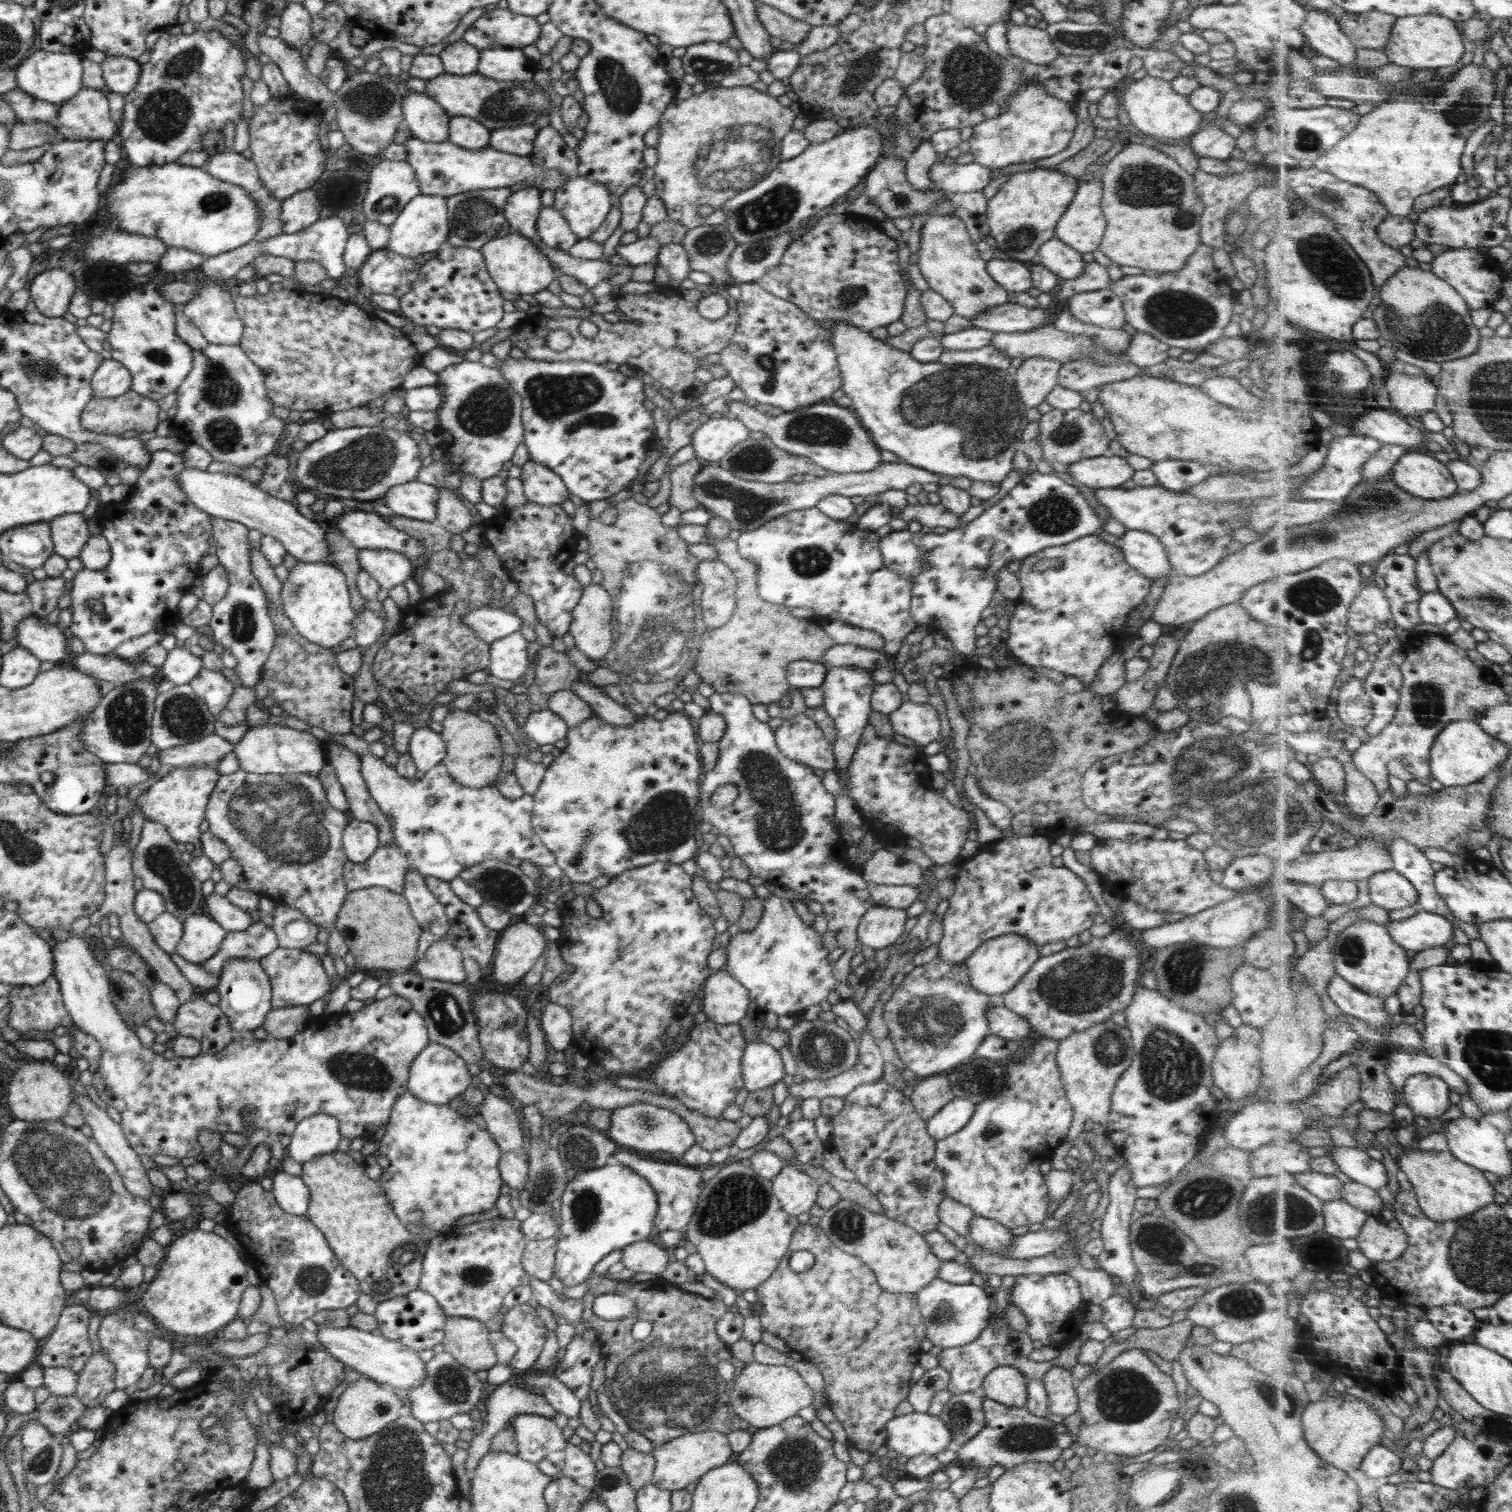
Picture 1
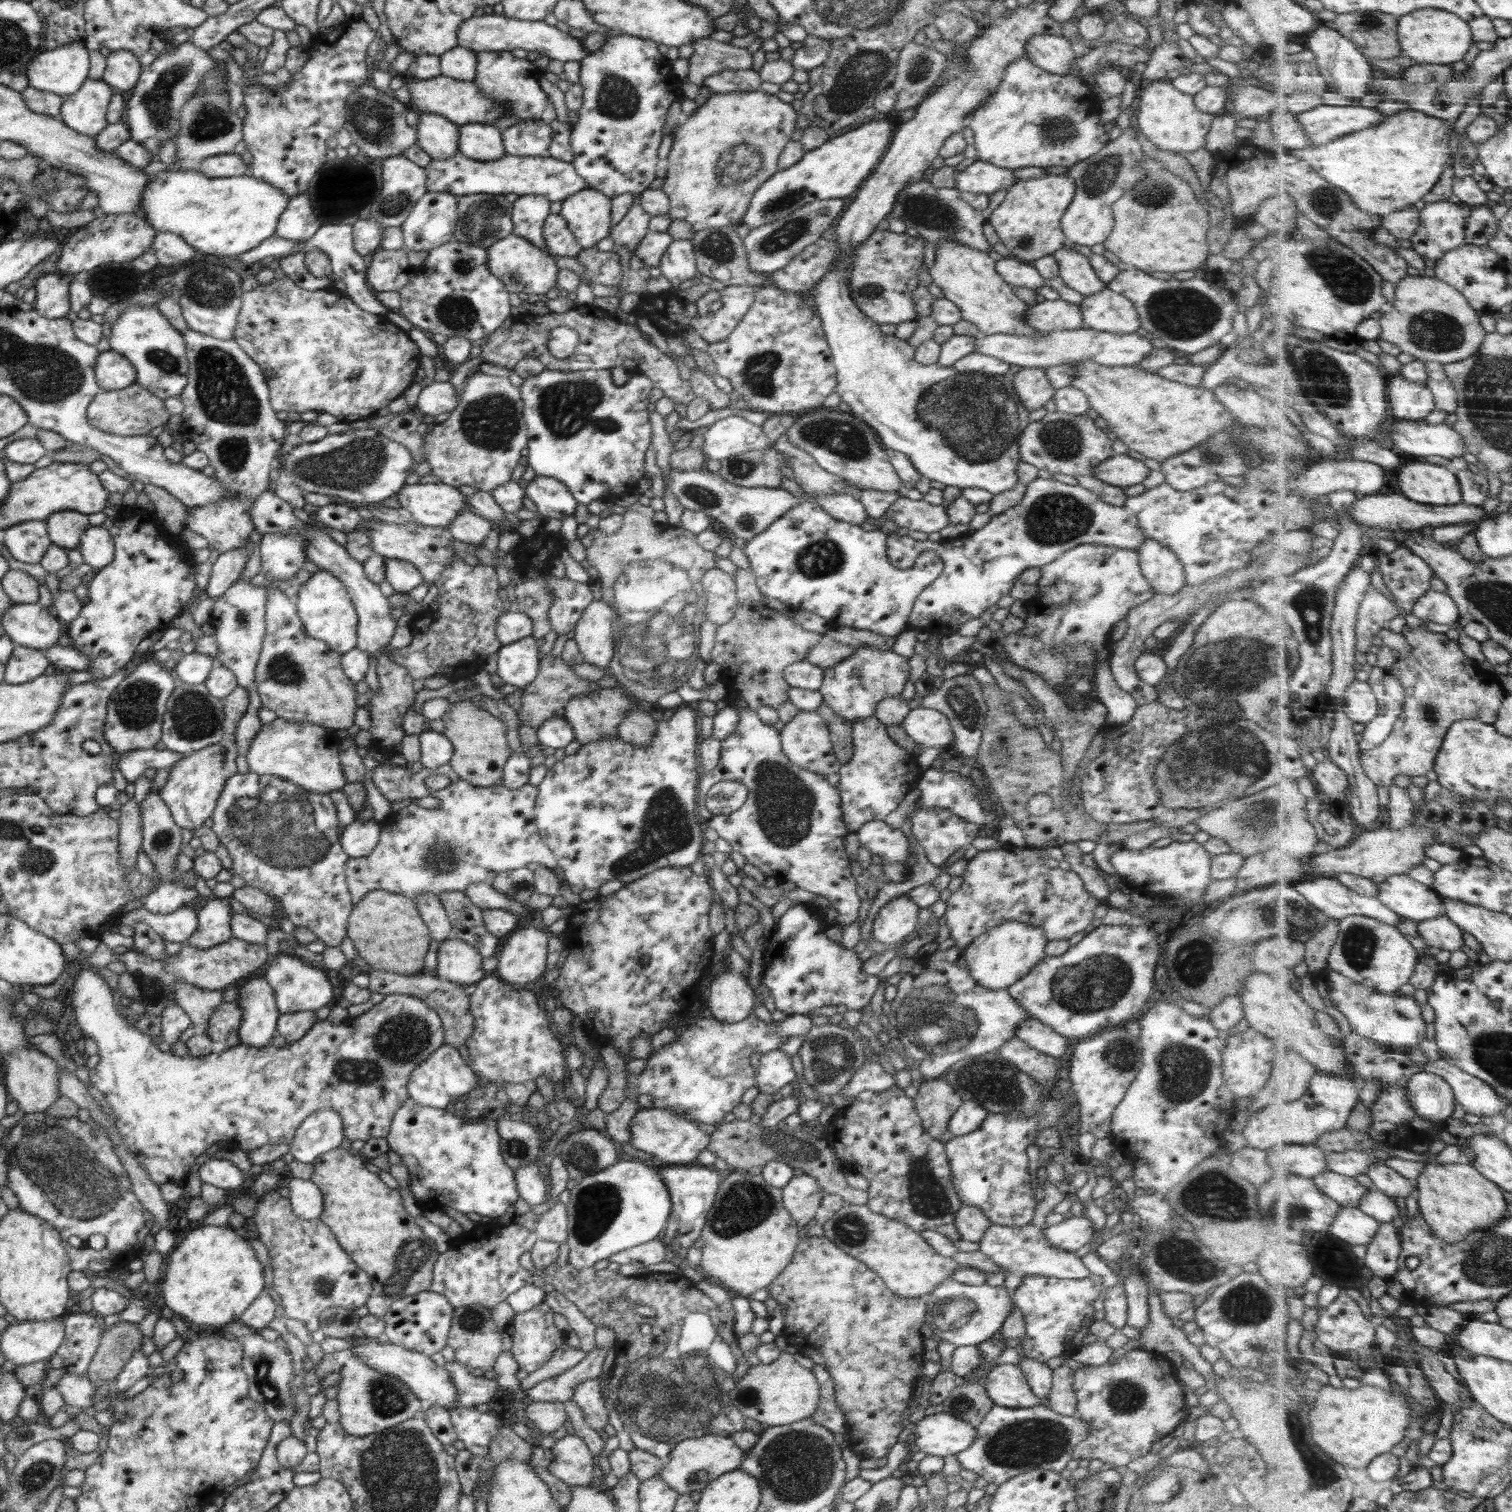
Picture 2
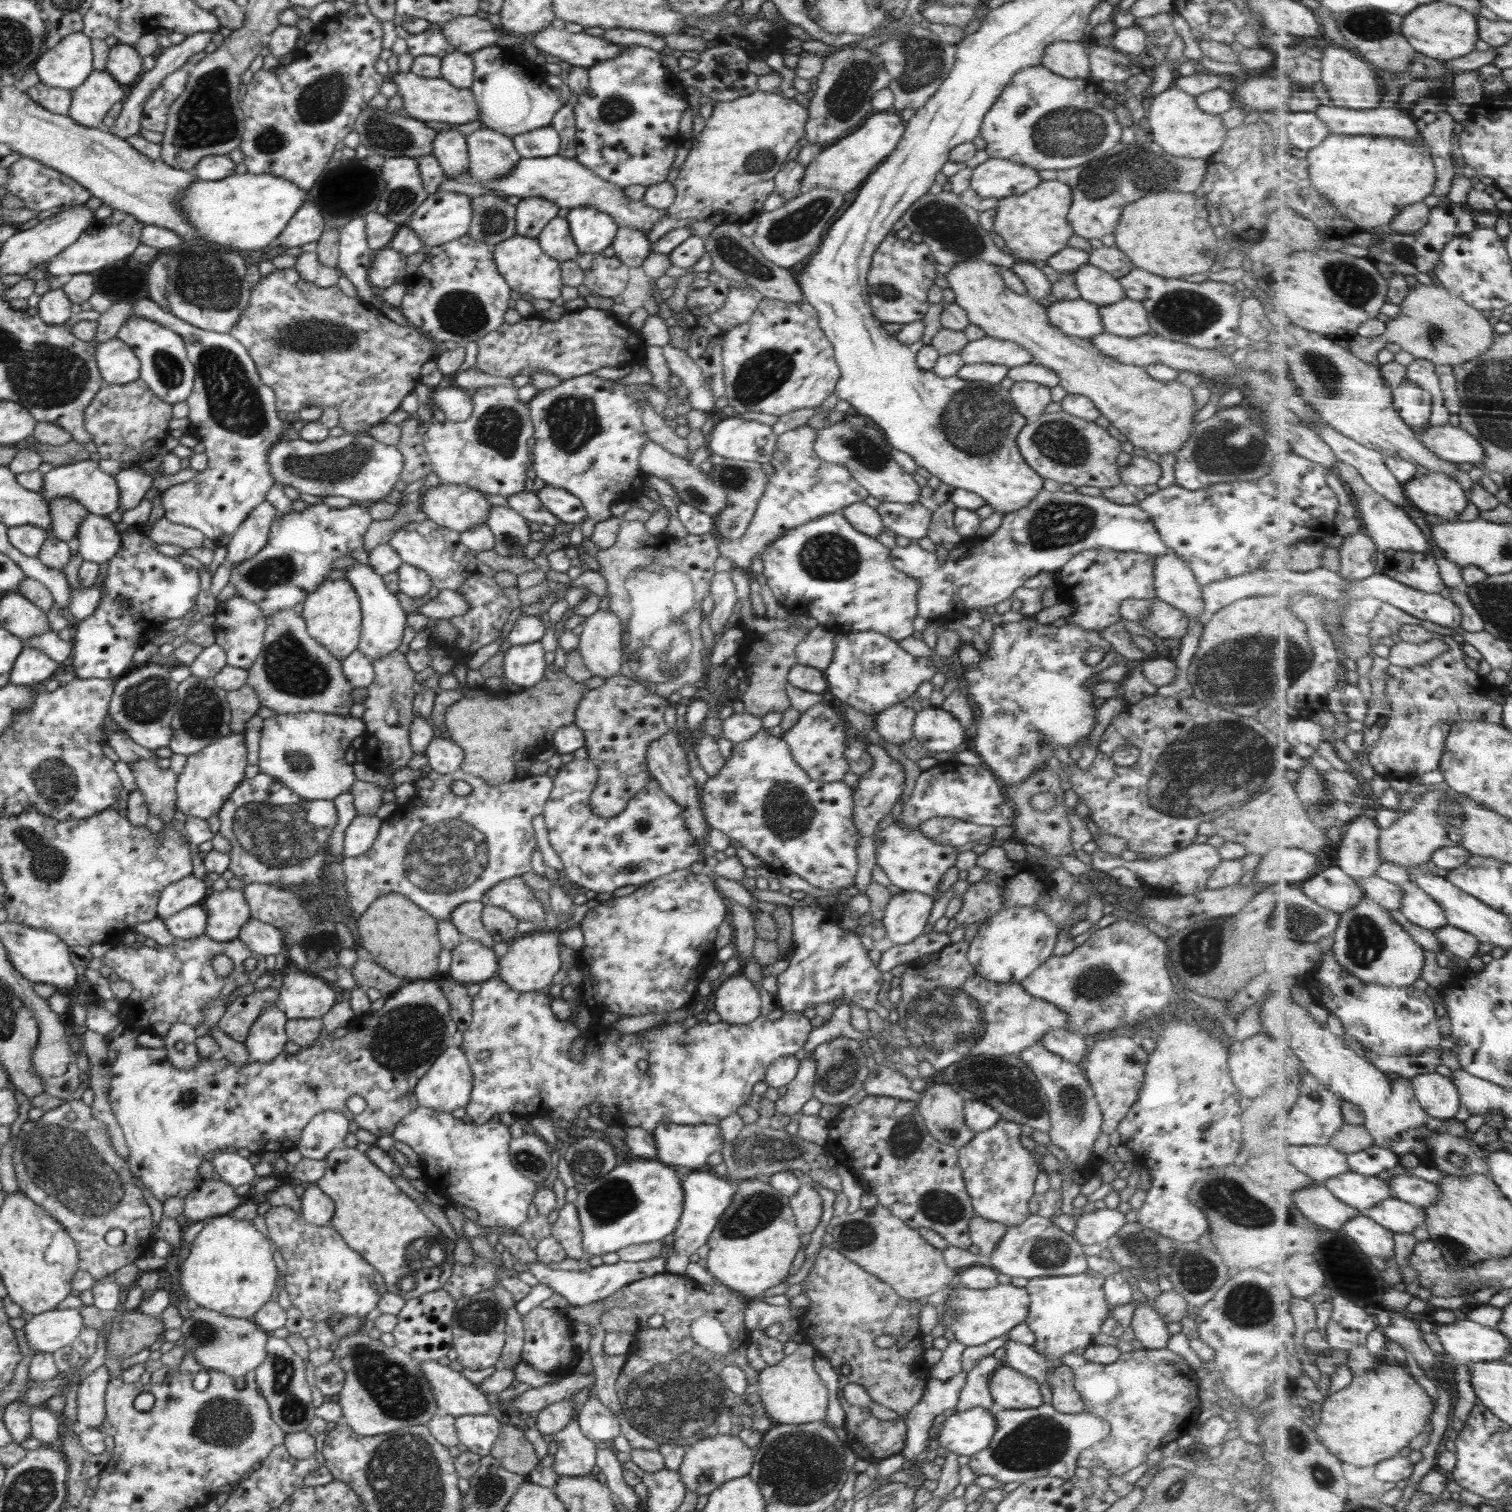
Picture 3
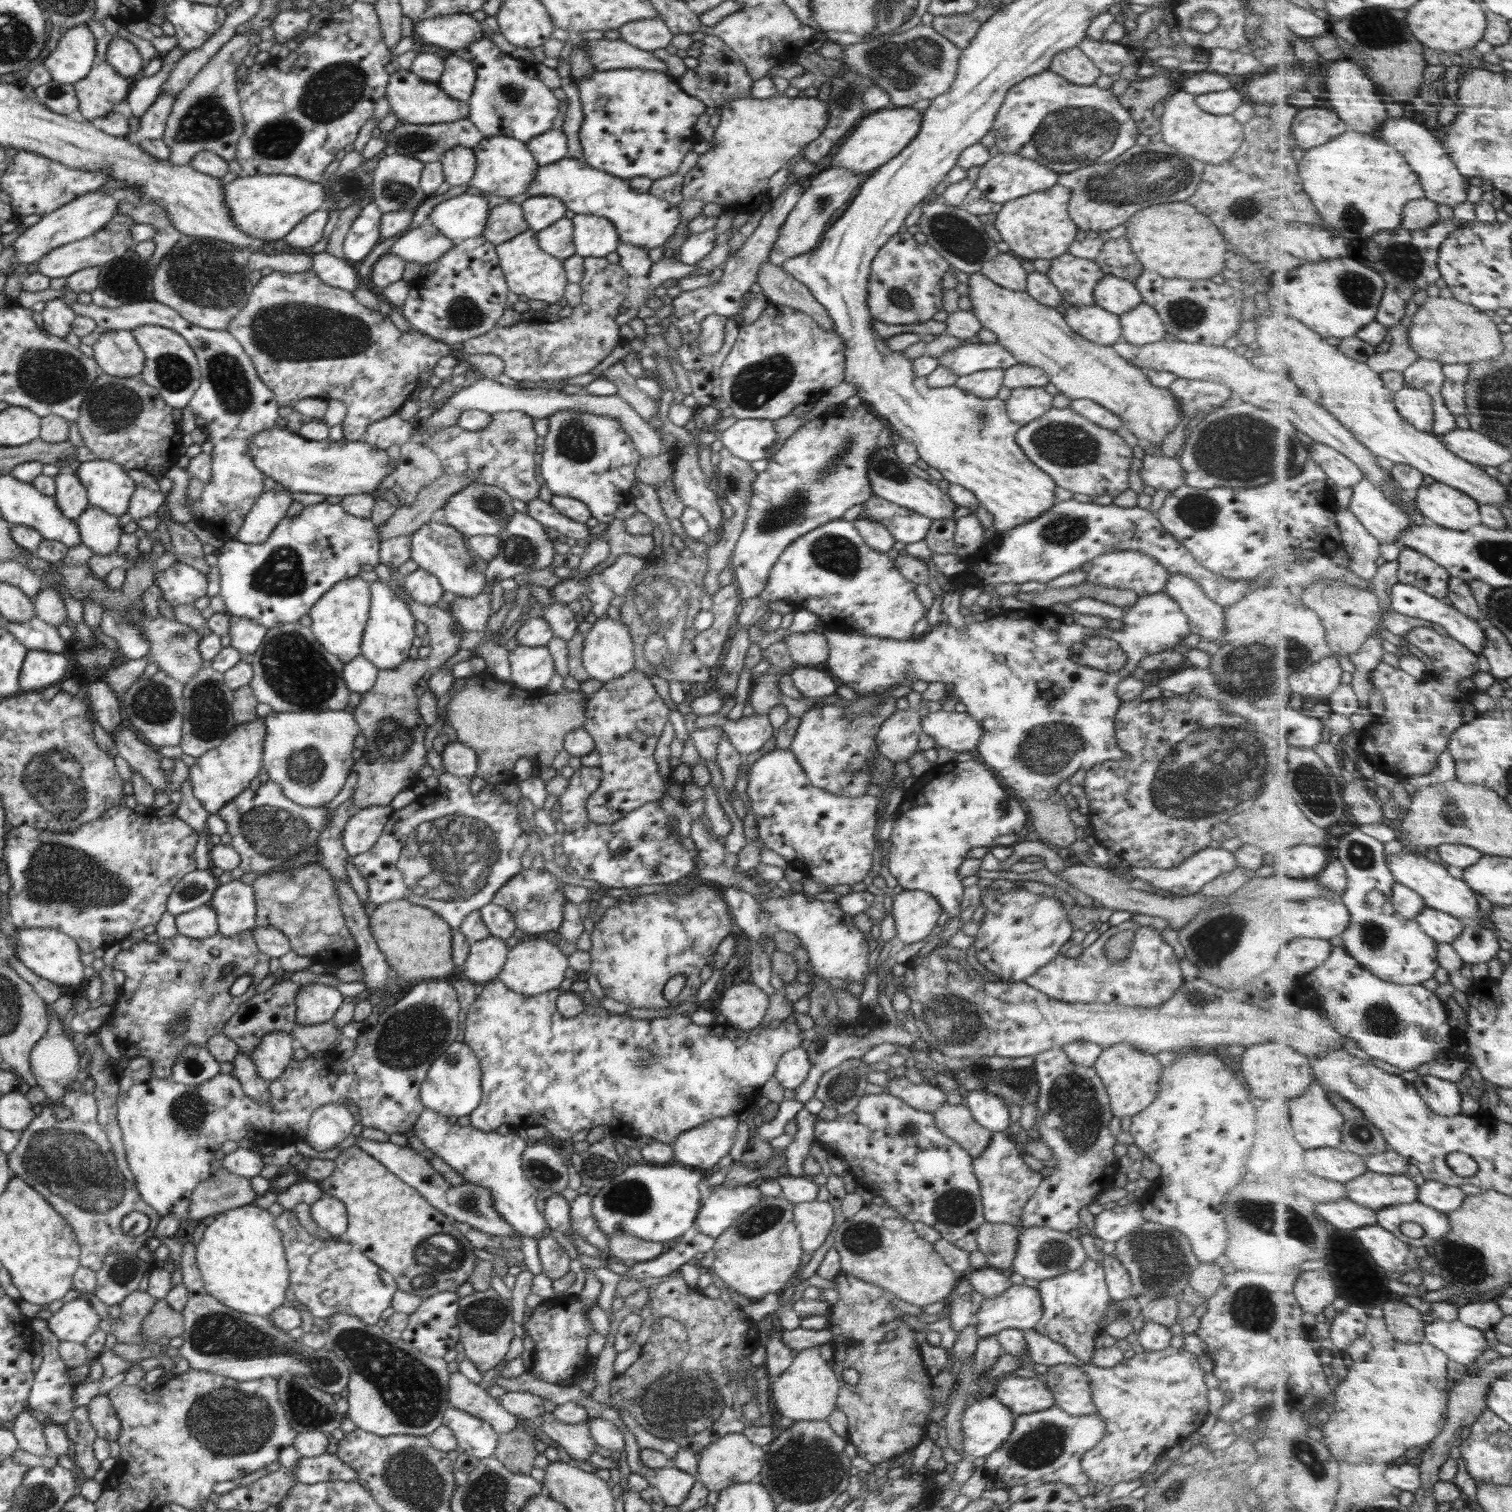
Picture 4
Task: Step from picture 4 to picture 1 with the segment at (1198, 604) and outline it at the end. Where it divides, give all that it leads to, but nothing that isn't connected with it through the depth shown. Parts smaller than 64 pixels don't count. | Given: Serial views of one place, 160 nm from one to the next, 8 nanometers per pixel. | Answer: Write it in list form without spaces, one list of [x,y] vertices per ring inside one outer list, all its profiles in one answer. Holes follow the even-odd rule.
[[[1128,529],[1121,537],[1115,539],[1115,544],[1121,548],[1124,560],[1132,568],[1138,569],[1142,576],[1156,580],[1162,576],[1170,576],[1174,574],[1165,546],[1153,535],[1143,530]]]

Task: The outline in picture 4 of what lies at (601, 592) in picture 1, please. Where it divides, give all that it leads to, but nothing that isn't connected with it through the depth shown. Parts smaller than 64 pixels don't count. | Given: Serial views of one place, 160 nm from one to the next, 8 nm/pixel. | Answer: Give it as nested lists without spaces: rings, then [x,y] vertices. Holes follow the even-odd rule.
[[[609,617],[596,620],[590,628],[590,632],[585,634],[582,661],[590,679],[598,680],[603,684],[622,678],[634,670],[636,658],[629,629],[620,621],[612,620]]]

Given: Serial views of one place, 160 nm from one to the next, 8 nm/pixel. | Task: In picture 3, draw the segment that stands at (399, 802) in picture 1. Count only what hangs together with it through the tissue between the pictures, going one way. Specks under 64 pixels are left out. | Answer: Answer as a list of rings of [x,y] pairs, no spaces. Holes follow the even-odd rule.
[[[424,770],[424,776],[434,780],[435,786],[429,789],[417,788],[412,799],[402,805],[397,805],[395,811],[385,819],[381,819],[378,836],[370,850],[343,860],[343,871],[346,876],[346,892],[349,894],[348,906],[353,916],[360,916],[379,896],[398,893],[411,900],[422,910],[429,912],[436,920],[448,919],[451,912],[463,902],[480,901],[486,891],[494,888],[498,882],[521,876],[531,870],[530,860],[536,848],[536,838],[532,828],[532,820],[543,813],[546,799],[553,787],[553,777],[548,775],[527,775],[520,780],[512,780],[502,784],[492,785],[477,776],[463,770],[440,775],[439,772]],[[454,780],[464,780],[470,784],[470,794],[458,796],[452,793],[450,787]],[[459,816],[469,822],[485,836],[489,863],[482,876],[470,884],[468,888],[454,892],[426,892],[415,887],[404,874],[403,860],[408,854],[408,844],[414,834],[420,832],[422,826],[434,824],[435,818]]]

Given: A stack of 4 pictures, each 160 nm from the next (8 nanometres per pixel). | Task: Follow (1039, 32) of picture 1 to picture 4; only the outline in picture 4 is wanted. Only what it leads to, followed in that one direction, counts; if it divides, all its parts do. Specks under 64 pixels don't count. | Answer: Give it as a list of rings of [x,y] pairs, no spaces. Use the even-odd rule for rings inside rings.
[[[1070,47],[1057,52],[1049,70],[1077,85],[1094,85],[1101,75],[1100,69],[1078,48]]]

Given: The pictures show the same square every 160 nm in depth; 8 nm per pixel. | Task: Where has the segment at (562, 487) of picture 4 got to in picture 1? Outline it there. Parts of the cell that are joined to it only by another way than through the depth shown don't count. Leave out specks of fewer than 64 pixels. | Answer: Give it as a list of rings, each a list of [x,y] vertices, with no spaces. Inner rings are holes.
[[[510,355],[504,361],[499,361],[497,368],[509,385],[519,394],[518,396],[521,397],[521,421],[524,427],[523,443],[527,446],[530,458],[555,472],[564,481],[568,492],[579,496],[586,503],[593,500],[607,499],[630,486],[636,476],[640,474],[640,466],[644,464],[646,452],[651,449],[656,434],[652,414],[644,407],[645,395],[643,393],[642,377],[630,378],[618,370],[609,370],[601,364],[585,360],[547,361],[528,357],[518,360],[510,357]]]

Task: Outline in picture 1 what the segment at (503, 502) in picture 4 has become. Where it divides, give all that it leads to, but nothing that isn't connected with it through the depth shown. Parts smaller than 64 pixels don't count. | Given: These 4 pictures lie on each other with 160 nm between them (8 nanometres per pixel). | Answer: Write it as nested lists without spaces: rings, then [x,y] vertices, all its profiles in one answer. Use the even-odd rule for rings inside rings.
[[[418,479],[397,484],[385,492],[382,500],[390,510],[402,517],[430,522],[436,518],[438,487]]]

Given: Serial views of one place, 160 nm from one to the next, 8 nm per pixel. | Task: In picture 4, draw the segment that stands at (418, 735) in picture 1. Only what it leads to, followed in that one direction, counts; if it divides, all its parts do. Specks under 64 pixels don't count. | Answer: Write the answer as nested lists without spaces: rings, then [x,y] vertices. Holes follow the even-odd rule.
[[[449,743],[442,754],[439,755],[445,772],[450,772],[456,776],[475,776],[478,768],[478,755],[474,750],[465,746],[463,743]]]

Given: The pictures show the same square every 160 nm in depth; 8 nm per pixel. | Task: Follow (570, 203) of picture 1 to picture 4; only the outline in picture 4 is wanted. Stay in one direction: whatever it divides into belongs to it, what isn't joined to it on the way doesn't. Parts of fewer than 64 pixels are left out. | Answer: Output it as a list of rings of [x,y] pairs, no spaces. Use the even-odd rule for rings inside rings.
[[[575,214],[571,221],[575,255],[582,256],[584,259],[604,258],[618,250],[618,245],[621,243],[618,231],[607,218]]]

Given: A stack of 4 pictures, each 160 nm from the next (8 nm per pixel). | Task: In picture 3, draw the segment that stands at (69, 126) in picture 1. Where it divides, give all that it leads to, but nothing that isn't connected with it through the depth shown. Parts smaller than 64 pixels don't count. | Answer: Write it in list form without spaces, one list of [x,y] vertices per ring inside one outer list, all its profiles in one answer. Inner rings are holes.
[[[103,69],[93,70],[70,94],[71,105],[67,116],[82,127],[99,129],[110,107],[124,98],[124,89]]]

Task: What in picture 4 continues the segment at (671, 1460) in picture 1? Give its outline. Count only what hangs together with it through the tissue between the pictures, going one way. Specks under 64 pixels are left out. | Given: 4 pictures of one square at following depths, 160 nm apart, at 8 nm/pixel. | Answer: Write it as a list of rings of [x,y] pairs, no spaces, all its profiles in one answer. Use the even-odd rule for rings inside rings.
[[[730,1433],[729,1435],[724,1435],[722,1438],[715,1440],[712,1444],[709,1444],[706,1448],[703,1448],[698,1455],[697,1480],[703,1482],[708,1490],[716,1492],[724,1490],[734,1483],[738,1484],[757,1481],[760,1469],[763,1465],[763,1460],[766,1458],[766,1454],[764,1454],[762,1447],[750,1442],[750,1440],[748,1440],[742,1433]]]

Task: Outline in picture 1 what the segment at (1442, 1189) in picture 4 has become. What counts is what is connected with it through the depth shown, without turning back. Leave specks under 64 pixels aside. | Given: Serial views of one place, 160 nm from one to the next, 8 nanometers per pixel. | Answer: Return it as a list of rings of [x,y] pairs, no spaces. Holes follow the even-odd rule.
[[[1336,1146],[1330,1156],[1342,1167],[1341,1171],[1354,1181],[1375,1189],[1384,1188],[1390,1182],[1384,1160],[1374,1160],[1368,1152],[1348,1146]]]

